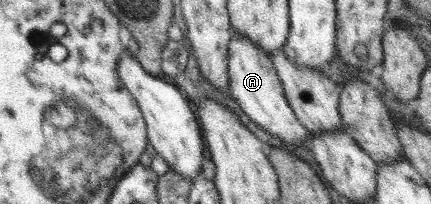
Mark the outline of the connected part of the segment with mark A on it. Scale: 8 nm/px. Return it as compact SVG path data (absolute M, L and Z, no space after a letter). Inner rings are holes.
M231 30L228 42L228 82L231 97L242 111L270 135L281 140L284 147L302 146L310 141L311 133L298 121L294 110L284 95L284 88L271 61L271 55L248 40L246 36Z

